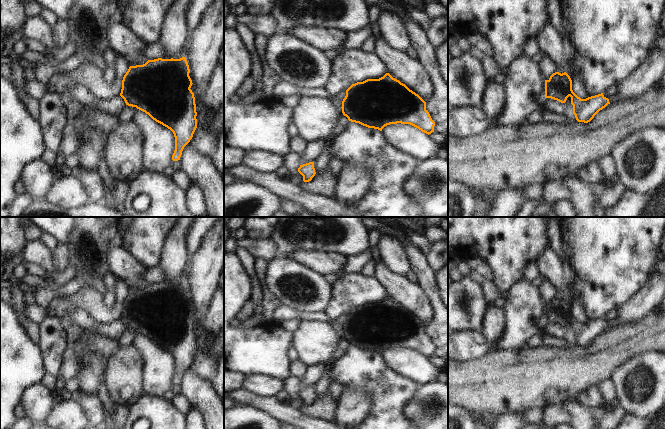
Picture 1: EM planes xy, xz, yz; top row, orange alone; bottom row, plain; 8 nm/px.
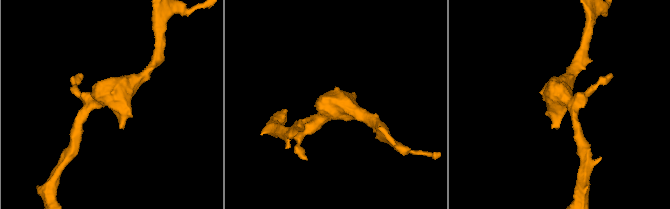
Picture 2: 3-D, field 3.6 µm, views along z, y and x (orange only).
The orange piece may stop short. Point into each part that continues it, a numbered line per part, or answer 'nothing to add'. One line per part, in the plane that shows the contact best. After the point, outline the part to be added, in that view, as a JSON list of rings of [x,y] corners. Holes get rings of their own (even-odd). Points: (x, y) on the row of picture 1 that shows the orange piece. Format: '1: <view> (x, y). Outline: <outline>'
nothing to add

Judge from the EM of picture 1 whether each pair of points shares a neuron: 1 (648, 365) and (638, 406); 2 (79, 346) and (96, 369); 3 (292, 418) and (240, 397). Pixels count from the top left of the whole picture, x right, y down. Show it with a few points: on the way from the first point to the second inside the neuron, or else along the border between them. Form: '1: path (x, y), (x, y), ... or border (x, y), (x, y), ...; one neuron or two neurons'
1: path (646, 375), (642, 385), (642, 392), (639, 396); one neuron
2: path (83, 352), (91, 363); one neuron
3: path (279, 411), (270, 405), (253, 399); one neuron

